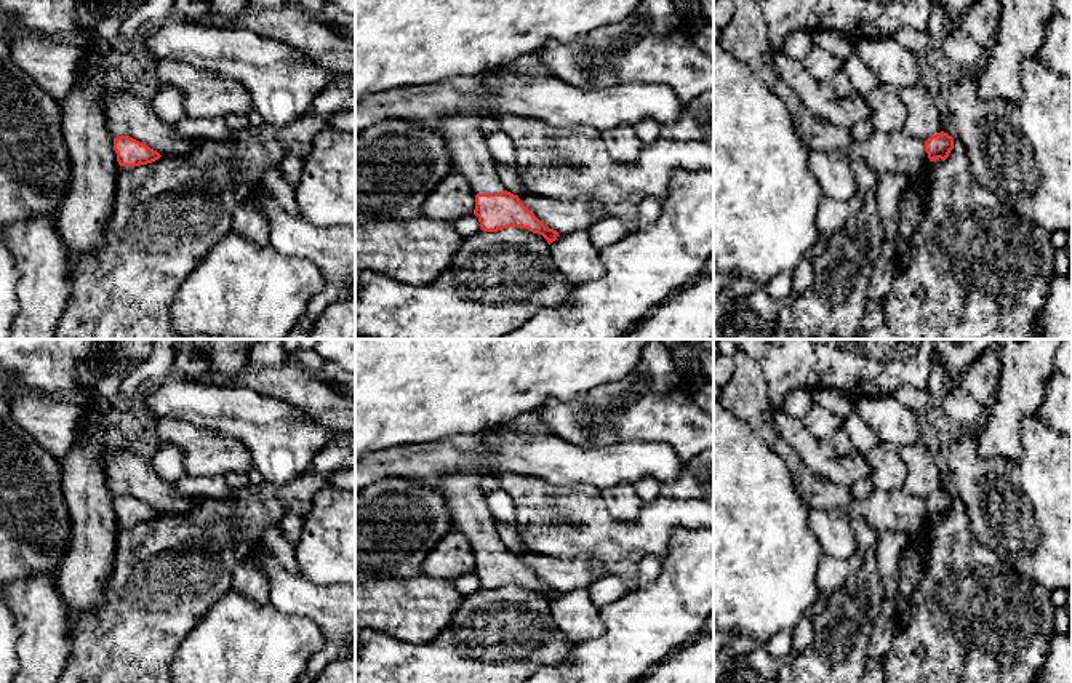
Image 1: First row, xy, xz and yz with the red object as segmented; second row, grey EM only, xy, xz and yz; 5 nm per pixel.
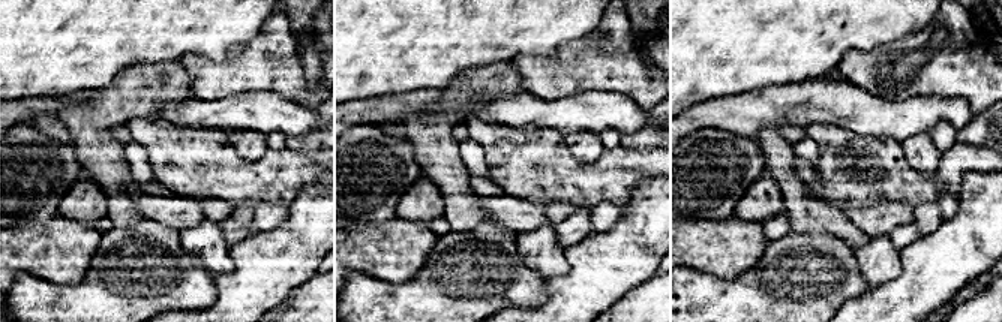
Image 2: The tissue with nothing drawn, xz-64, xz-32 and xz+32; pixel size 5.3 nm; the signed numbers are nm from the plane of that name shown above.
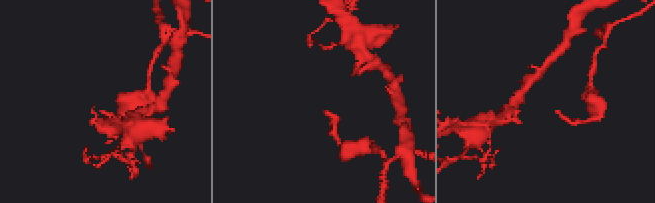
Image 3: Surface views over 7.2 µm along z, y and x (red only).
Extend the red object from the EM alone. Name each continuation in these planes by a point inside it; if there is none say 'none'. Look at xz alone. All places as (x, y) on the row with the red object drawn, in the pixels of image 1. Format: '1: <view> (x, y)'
1: xz (468, 149)

